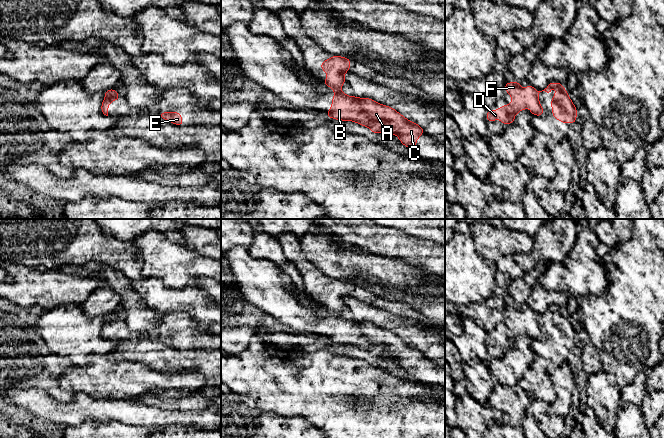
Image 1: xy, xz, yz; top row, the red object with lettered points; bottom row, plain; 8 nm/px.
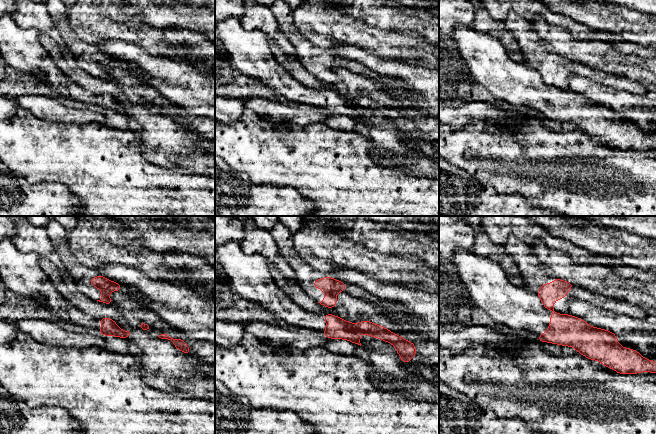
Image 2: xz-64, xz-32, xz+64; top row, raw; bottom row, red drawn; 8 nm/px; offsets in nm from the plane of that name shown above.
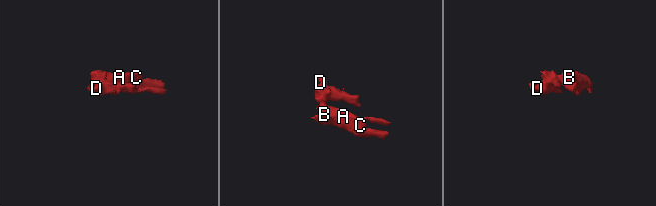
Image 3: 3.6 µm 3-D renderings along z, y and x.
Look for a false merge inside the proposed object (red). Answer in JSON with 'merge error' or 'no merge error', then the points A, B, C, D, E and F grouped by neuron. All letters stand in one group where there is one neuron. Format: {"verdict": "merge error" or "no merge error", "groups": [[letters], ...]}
{"verdict": "merge error", "groups": [["A", "B", "C"], ["D", "E", "F"]]}

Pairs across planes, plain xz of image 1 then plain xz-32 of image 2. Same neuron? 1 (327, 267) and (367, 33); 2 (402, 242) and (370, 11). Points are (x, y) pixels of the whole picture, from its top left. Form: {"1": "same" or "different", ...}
{"1": "same", "2": "same"}

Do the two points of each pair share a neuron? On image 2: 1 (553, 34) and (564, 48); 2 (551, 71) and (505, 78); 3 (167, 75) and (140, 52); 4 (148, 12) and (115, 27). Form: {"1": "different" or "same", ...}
{"1": "same", "2": "different", "3": "same", "4": "different"}

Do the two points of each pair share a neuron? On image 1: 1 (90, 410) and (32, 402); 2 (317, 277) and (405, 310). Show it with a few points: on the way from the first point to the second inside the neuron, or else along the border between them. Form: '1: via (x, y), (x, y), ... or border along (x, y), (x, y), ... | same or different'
1: via (76, 410), (51, 410), (46, 408) | same
2: via (339, 289), (352, 289), (383, 303) | same

